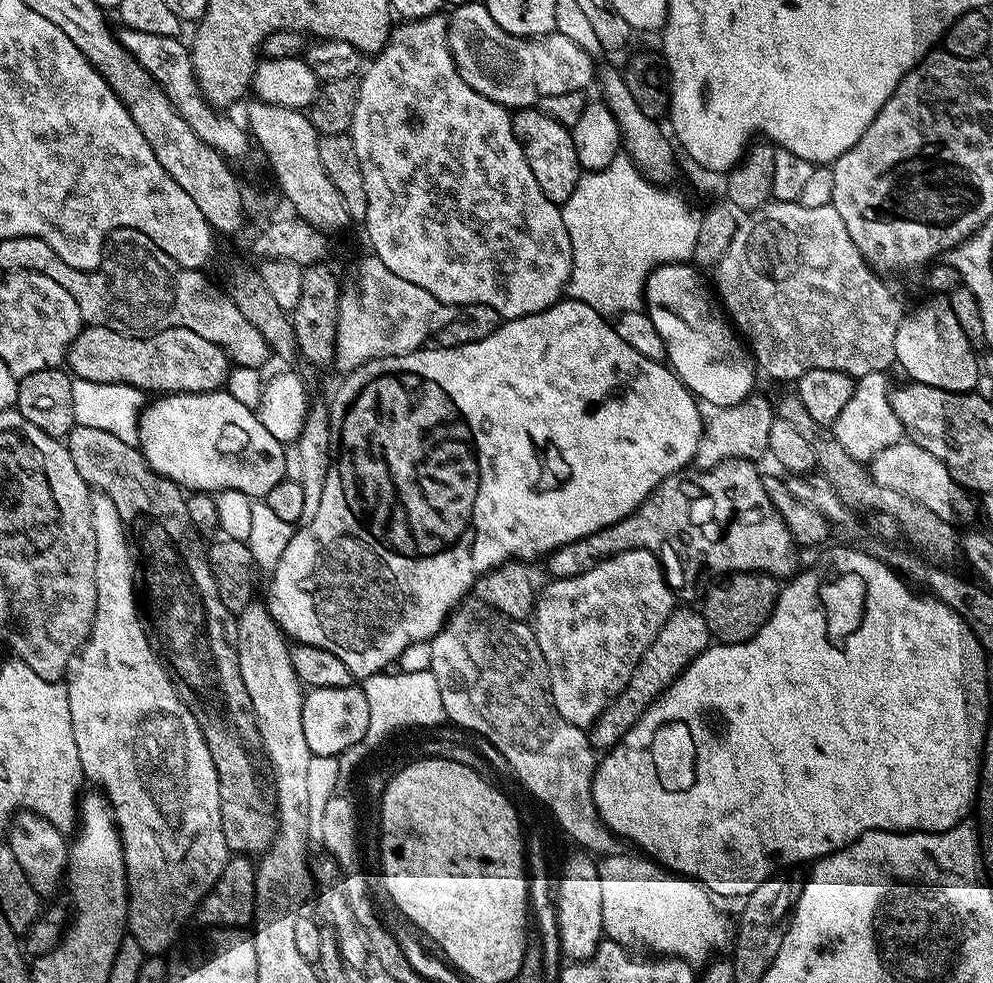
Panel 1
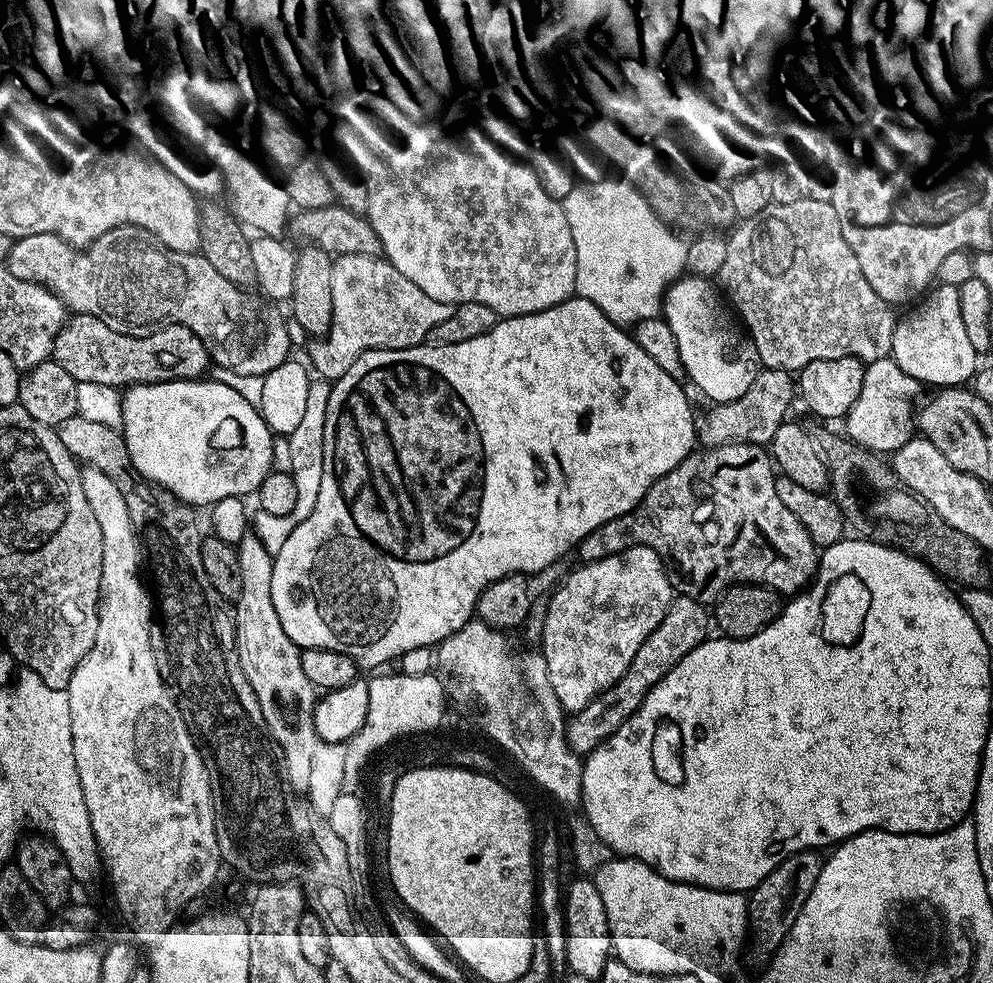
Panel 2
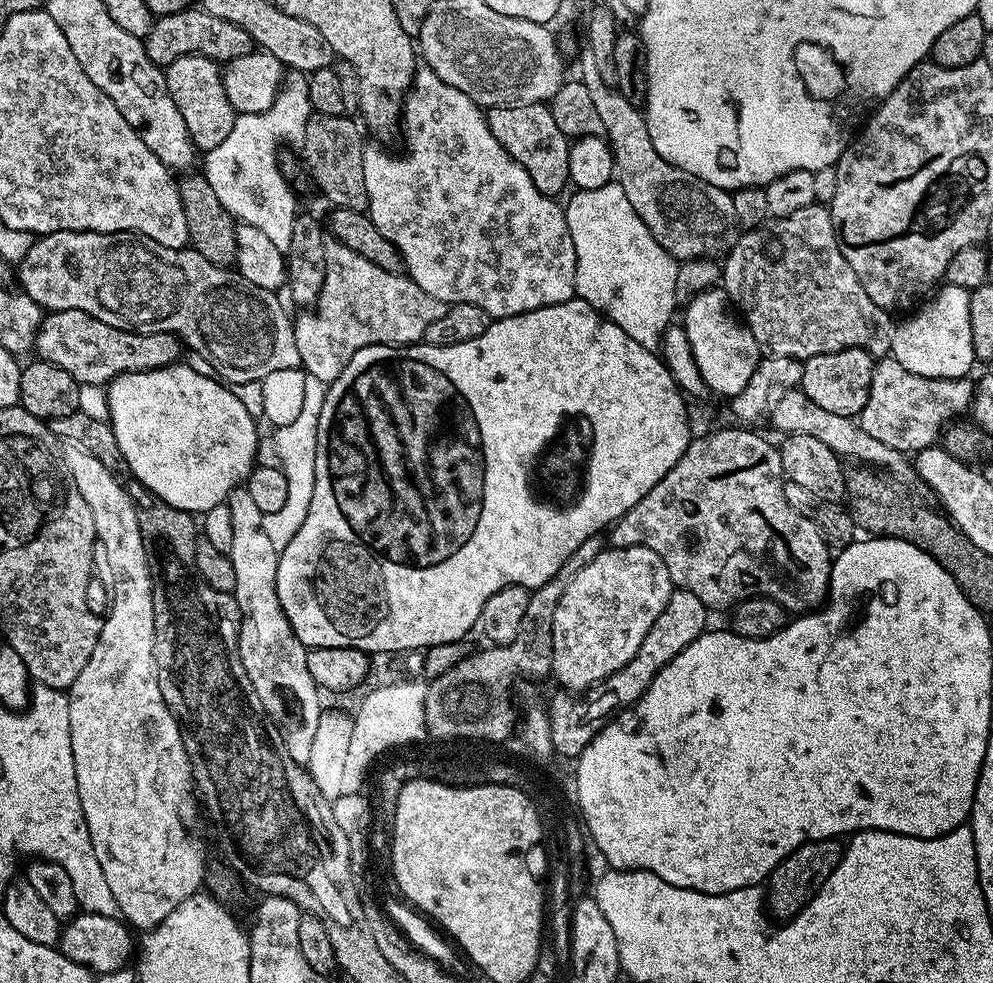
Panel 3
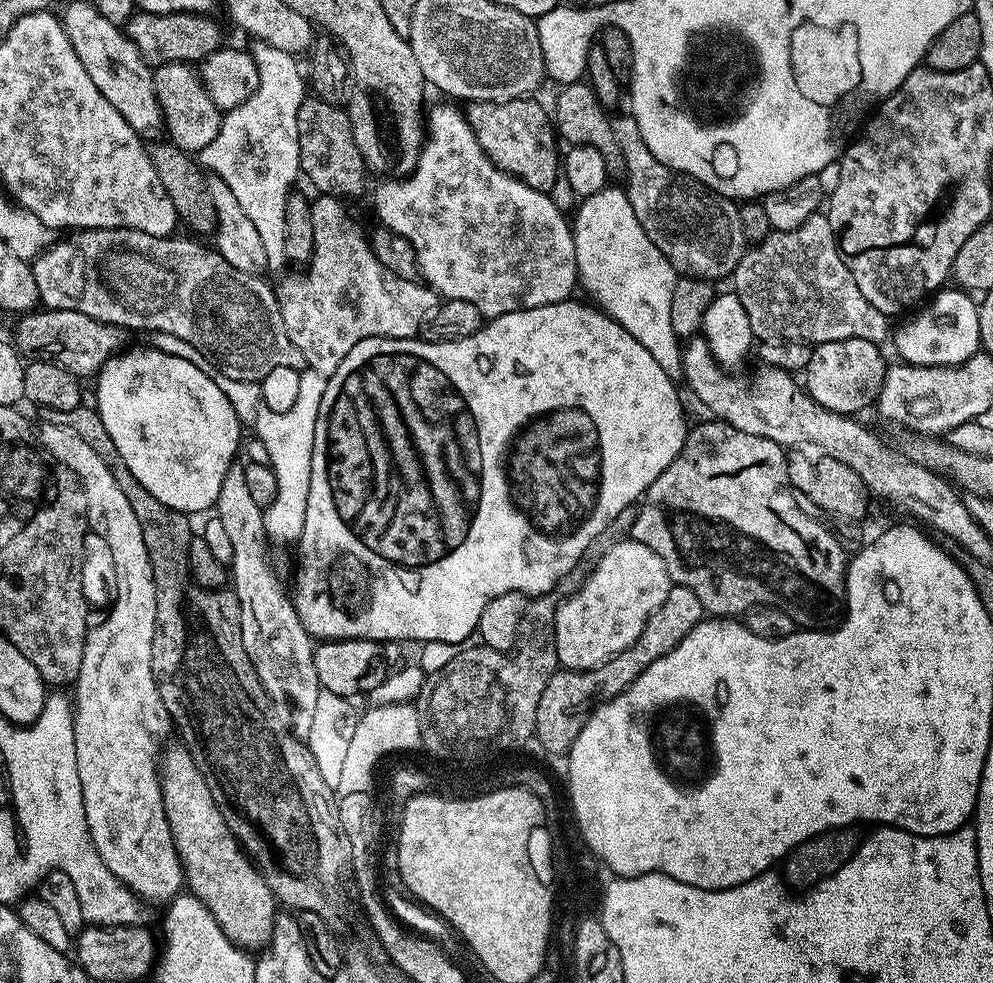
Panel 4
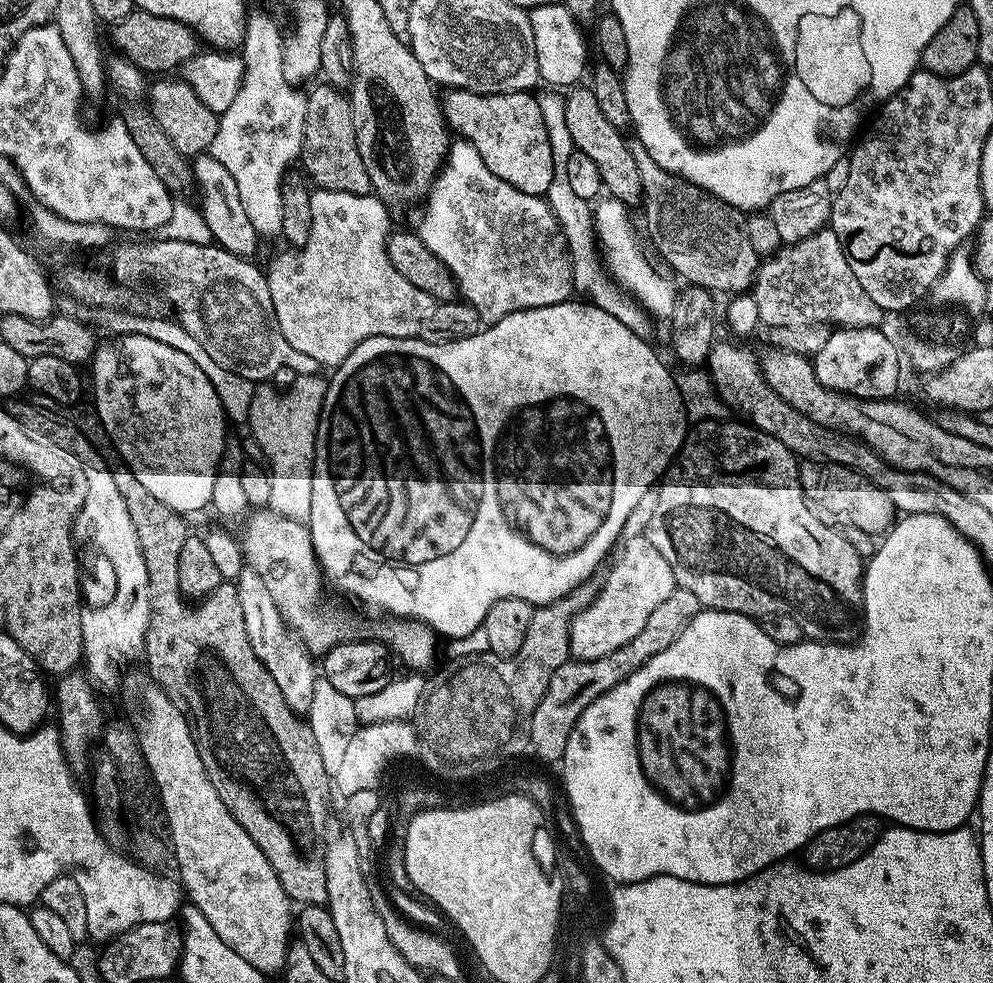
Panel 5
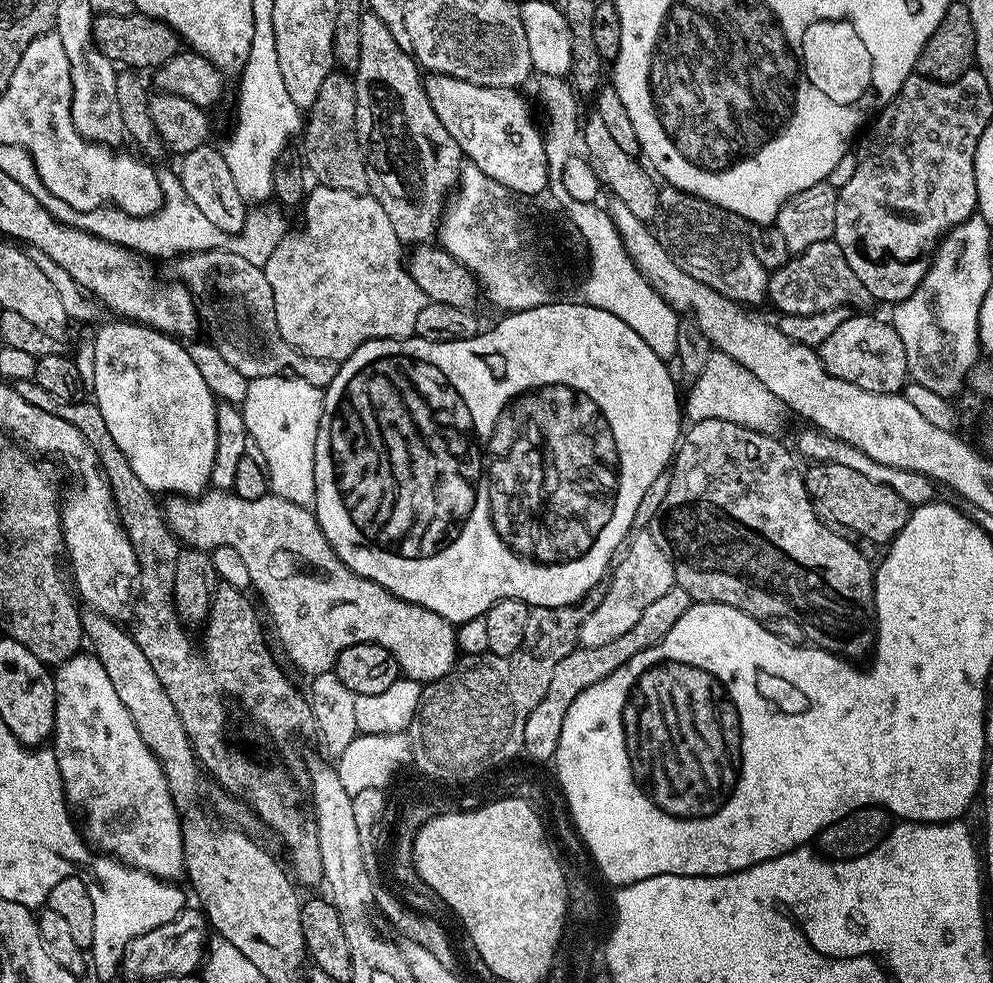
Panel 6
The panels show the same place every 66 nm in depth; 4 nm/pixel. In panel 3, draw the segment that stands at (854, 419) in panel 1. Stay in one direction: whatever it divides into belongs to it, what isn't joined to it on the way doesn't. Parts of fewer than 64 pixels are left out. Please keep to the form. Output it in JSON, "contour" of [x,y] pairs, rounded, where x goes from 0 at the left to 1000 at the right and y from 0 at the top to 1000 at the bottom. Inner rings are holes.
{"contour":[[[897,362],[889,363],[879,371],[876,404],[864,430],[884,450],[911,462],[921,462],[944,451],[952,431],[968,424],[978,414],[981,400],[982,390],[976,384],[933,385],[916,379]]]}

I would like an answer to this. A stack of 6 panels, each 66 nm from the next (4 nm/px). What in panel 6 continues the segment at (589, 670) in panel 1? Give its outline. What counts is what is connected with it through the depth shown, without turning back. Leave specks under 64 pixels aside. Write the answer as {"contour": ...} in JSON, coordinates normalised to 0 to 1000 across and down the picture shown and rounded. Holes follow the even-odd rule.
{"contour":[[[645,539],[639,544],[631,550],[628,569],[620,572],[615,579],[610,608],[606,608],[606,612],[602,612],[600,620],[586,633],[583,654],[589,659],[618,653],[618,649],[630,645],[630,641],[637,637],[642,637],[647,621],[651,621],[655,612],[667,608],[667,604],[671,604],[671,600],[681,594],[681,581],[677,570],[673,562],[667,560],[663,551],[659,551],[656,540]]]}

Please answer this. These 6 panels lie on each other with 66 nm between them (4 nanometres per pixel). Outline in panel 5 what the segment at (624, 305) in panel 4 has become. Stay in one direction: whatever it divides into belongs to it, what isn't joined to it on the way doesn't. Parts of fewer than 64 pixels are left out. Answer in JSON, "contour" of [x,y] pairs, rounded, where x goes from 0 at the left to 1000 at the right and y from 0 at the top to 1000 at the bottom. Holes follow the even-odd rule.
{"contour":[[[608,201],[599,209],[600,242],[606,263],[613,281],[640,305],[654,322],[661,325],[662,321],[669,328],[676,327],[683,293],[657,270],[656,262],[649,257],[649,252],[645,249],[644,242],[640,241],[640,232],[636,229],[632,216],[634,216],[633,209],[626,207],[625,203]]]}

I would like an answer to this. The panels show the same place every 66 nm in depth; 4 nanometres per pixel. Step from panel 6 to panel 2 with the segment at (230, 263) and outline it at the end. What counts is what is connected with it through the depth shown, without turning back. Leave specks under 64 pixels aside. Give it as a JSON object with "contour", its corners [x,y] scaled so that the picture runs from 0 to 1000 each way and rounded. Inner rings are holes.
{"contour":[[[126,230],[123,232],[116,232],[115,234],[111,234],[107,238],[103,238],[95,247],[89,249],[88,252],[75,252],[72,248],[65,246],[62,242],[58,242],[54,238],[30,238],[29,240],[22,240],[16,243],[13,243],[12,252],[8,256],[8,262],[6,266],[8,270],[8,274],[10,275],[10,279],[14,279],[14,283],[22,283],[23,285],[32,285],[35,289],[41,289],[42,292],[48,293],[50,296],[56,300],[61,307],[64,308],[65,314],[72,315],[74,318],[82,317],[83,319],[91,319],[95,323],[103,323],[103,328],[107,328],[107,332],[111,332],[111,336],[119,336],[123,340],[131,340],[132,342],[144,342],[146,338],[151,338],[159,334],[166,334],[169,330],[182,330],[183,332],[187,332],[187,336],[191,336],[195,339],[198,344],[203,348],[203,352],[207,352],[207,356],[209,357],[209,365],[212,367],[218,374],[226,374],[228,377],[232,378],[234,383],[252,383],[252,381],[260,381],[266,384],[270,378],[276,376],[278,372],[283,372],[285,368],[291,365],[292,359],[290,358],[294,354],[294,342],[290,339],[290,330],[291,327],[288,325],[286,327],[286,321],[281,317],[279,310],[277,308],[271,307],[269,304],[263,303],[261,300],[258,301],[250,301],[246,302],[248,299],[247,294],[245,292],[238,291],[234,287],[232,287],[229,283],[224,283],[222,279],[220,279],[219,275],[216,275],[215,271],[211,271],[210,267],[208,267],[207,262],[201,259],[200,255],[195,256],[172,256],[170,252],[167,251],[166,248],[161,248],[152,240],[149,236],[143,235],[141,232],[135,232],[132,230]]]}

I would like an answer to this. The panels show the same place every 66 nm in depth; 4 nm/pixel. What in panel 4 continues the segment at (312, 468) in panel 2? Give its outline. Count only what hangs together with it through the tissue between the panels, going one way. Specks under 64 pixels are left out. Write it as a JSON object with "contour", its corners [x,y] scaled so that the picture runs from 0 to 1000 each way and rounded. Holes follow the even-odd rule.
{"contour":[[[307,373],[302,379],[302,385],[303,389],[301,390],[300,405],[297,408],[296,413],[293,413],[292,417],[288,417],[287,419],[277,419],[270,414],[263,414],[258,432],[256,434],[256,444],[263,447],[266,454],[268,454],[268,458],[271,462],[271,470],[274,473],[276,482],[280,486],[280,503],[276,505],[276,511],[273,515],[266,518],[266,539],[275,550],[283,549],[286,553],[290,552],[292,549],[294,549],[294,551],[301,550],[302,544],[304,543],[304,535],[308,531],[308,507],[312,507],[312,474],[314,473],[314,463],[316,462],[316,433],[324,421],[324,401],[328,401],[328,393],[330,392],[330,384],[315,374]]]}

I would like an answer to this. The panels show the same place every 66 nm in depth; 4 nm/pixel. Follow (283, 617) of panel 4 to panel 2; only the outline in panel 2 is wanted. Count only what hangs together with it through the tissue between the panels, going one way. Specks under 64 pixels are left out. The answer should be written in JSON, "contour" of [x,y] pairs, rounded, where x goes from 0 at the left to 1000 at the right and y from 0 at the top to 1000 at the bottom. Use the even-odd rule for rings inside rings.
{"contour":[[[249,543],[238,554],[240,576],[244,579],[244,600],[236,611],[238,632],[238,664],[248,686],[248,694],[260,710],[260,718],[267,730],[271,747],[278,753],[285,769],[284,785],[296,801],[309,803],[312,790],[312,775],[320,758],[314,725],[320,713],[319,701],[304,682],[303,660],[288,649],[286,635],[280,633],[276,621],[276,608],[272,608],[272,584],[275,563],[264,555],[256,543]]]}

